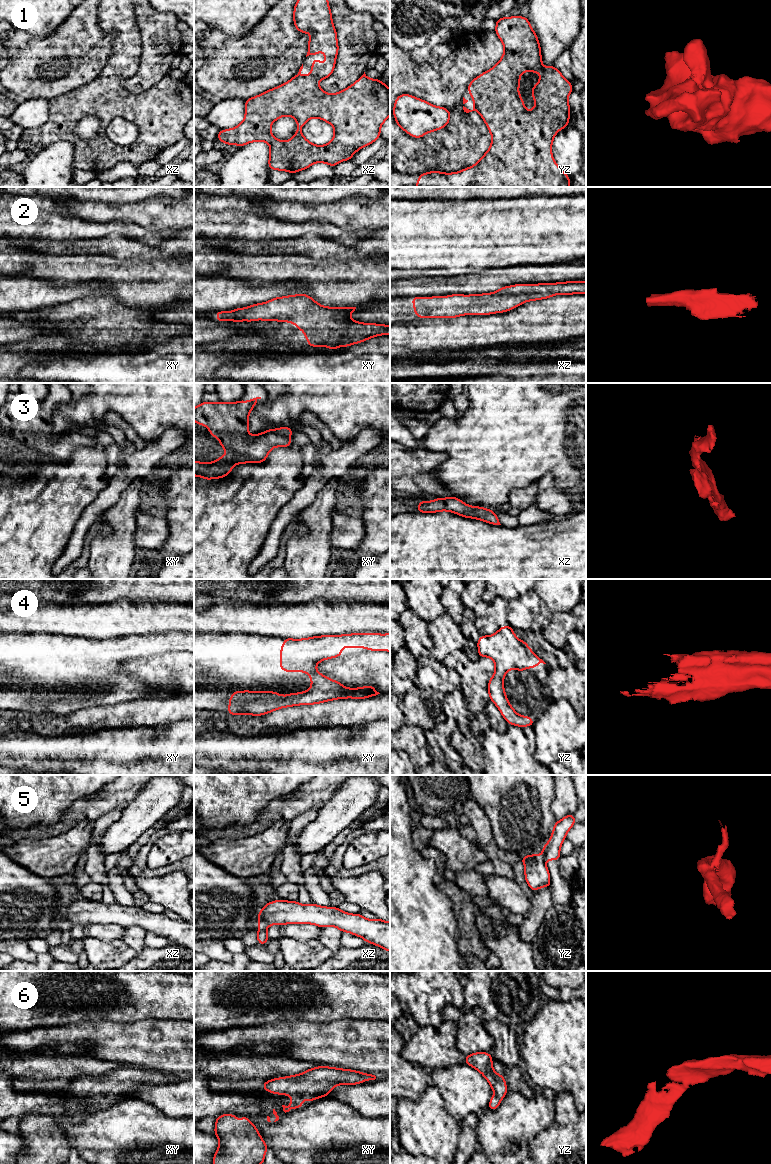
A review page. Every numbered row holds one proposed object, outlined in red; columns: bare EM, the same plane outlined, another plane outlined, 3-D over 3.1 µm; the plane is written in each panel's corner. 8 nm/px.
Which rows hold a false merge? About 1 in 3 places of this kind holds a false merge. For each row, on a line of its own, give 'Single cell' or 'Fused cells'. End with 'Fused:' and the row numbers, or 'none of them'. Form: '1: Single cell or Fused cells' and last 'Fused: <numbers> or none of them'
1: Single cell
2: Single cell
3: Single cell
4: Single cell
5: Fused cells
6: Single cell
Fused: 5

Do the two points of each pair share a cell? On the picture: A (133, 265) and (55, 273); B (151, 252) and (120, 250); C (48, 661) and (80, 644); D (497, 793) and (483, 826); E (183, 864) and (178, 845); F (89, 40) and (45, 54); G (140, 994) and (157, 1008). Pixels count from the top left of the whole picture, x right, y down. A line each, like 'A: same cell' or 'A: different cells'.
A: same cell
B: same cell
C: same cell
D: different cells
E: different cells
F: same cell
G: same cell

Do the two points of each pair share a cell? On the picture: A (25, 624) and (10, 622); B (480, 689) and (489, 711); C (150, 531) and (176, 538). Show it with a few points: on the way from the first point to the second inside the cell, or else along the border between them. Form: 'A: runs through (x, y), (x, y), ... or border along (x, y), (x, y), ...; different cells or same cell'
A: runs through (21, 623), (14, 622); same cell
B: border along (489, 700), (481, 712); different cells
C: border along (167, 513), (169, 537), (163, 544); different cells

